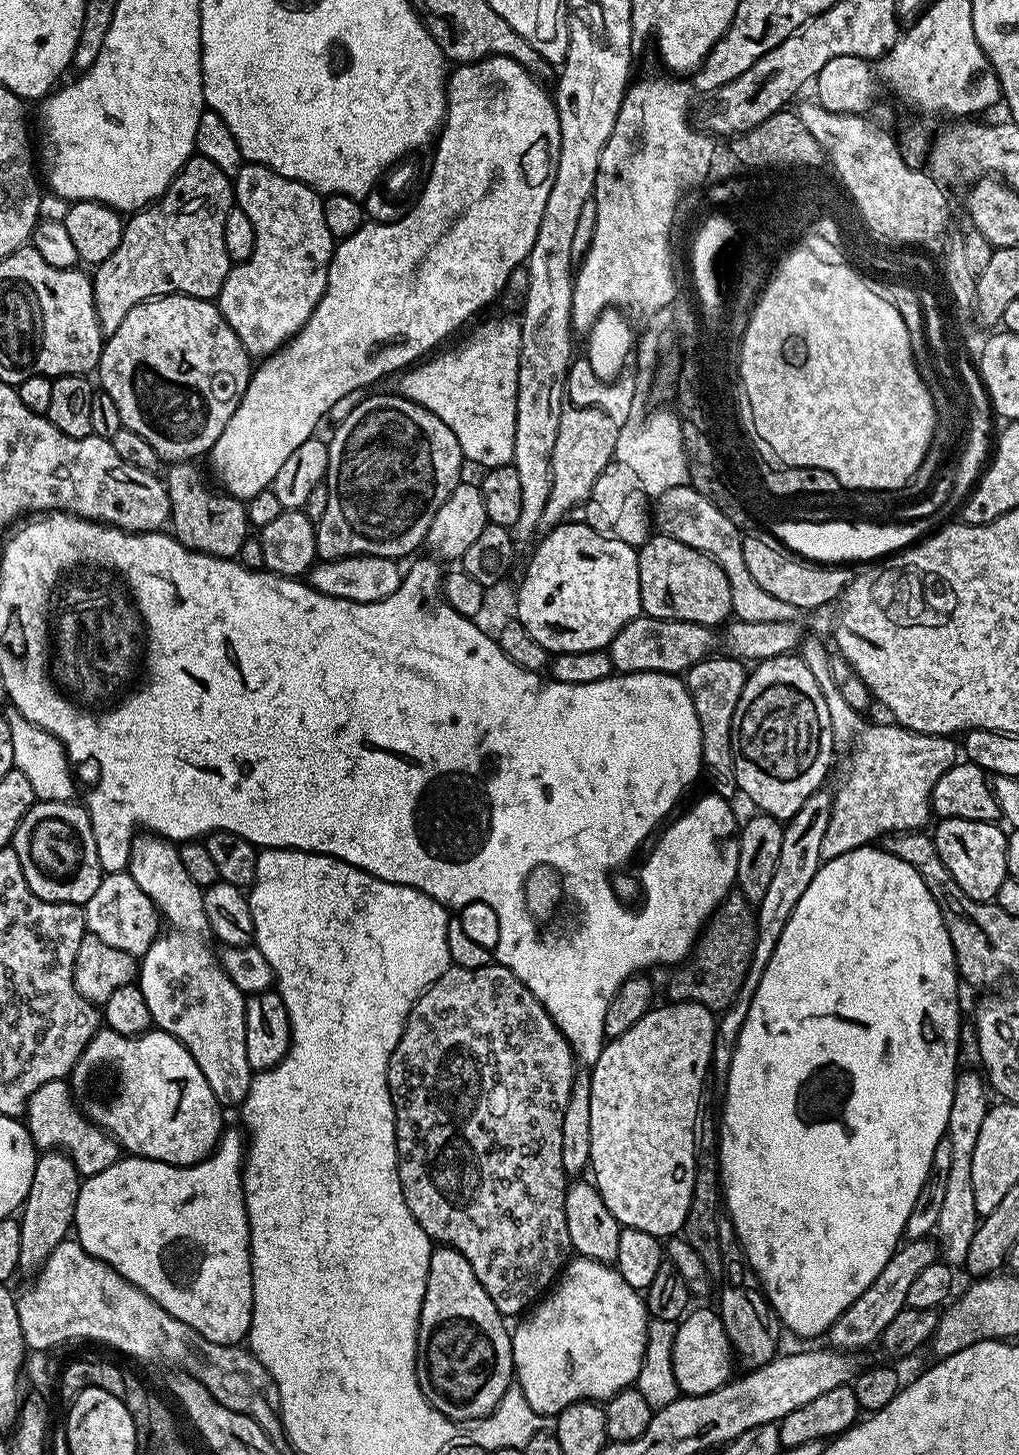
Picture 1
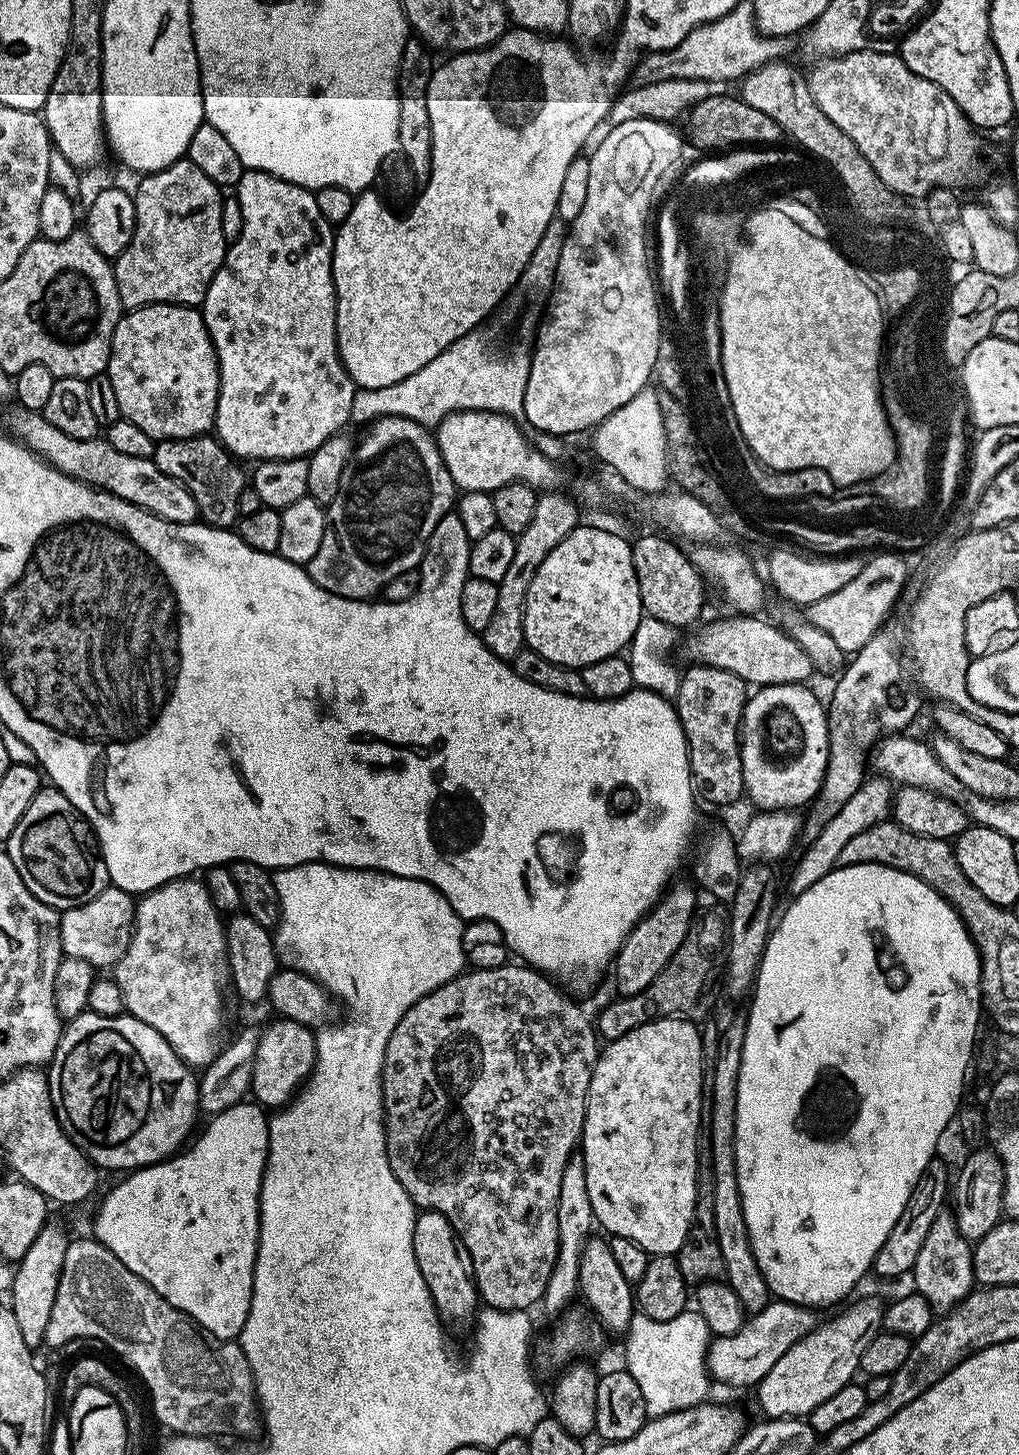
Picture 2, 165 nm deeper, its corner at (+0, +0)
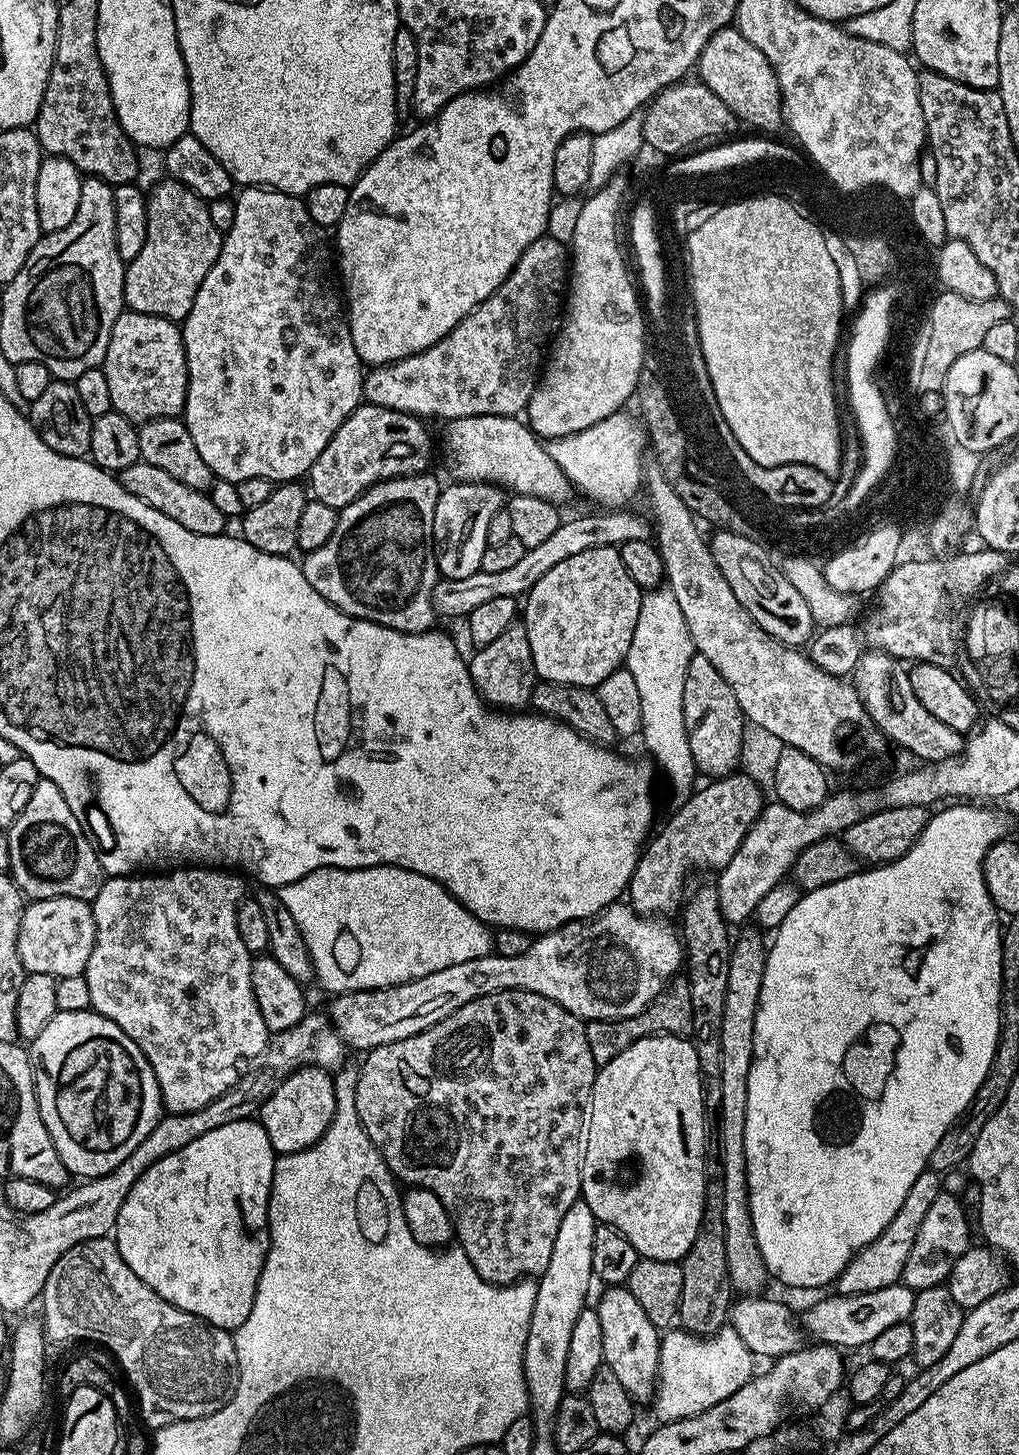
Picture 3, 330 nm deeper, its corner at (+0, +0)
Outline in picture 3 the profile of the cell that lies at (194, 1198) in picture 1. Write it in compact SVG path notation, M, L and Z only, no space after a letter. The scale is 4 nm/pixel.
M253 1118L226 1122L226 1126L218 1126L218 1130L202 1134L202 1138L194 1138L190 1146L182 1146L182 1150L154 1162L154 1166L134 1182L130 1194L126 1194L126 1202L122 1202L122 1210L118 1210L114 1239L126 1266L166 1302L197 1313L207 1324L235 1326L246 1322L248 1308L240 1308L240 1292L245 1298L251 1297L253 1281L224 1280L220 1268L226 1267L235 1256L255 1254L256 1248L248 1244L248 1240L267 1229L268 1199L277 1155L259 1119Z

